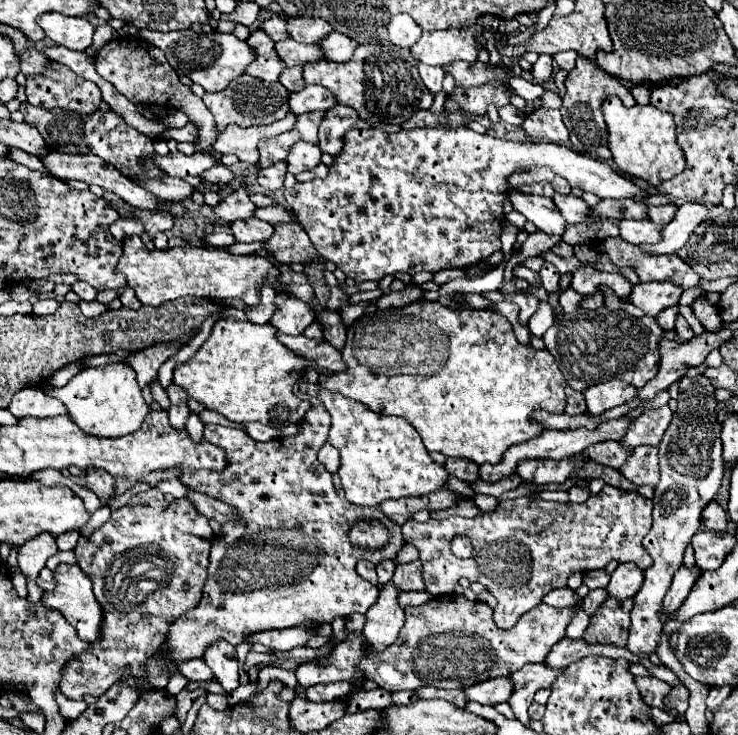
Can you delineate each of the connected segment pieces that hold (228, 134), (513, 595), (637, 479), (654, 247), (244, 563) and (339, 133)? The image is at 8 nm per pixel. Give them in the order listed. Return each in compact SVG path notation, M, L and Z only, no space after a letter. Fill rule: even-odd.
M289 112L283 120L277 120L267 126L251 126L251 128L239 128L239 126L229 126L225 132L219 134L215 140L213 148L219 154L235 154L241 162L247 164L257 164L259 162L259 142L275 138L283 132L293 130L297 124L297 114Z
M605 486L597 496L591 496L581 504L545 502L539 496L525 496L525 498L513 498L513 500L501 500L501 504L493 512L485 512L479 518L451 516L445 520L431 518L427 522L409 520L403 526L403 538L407 544L413 544L419 550L419 560L423 562L425 590L431 596L451 594L461 576L469 578L471 582L481 582L499 602L497 608L493 610L493 618L497 626L511 628L515 620L521 614L529 612L531 608L535 608L545 594L549 594L555 588L565 588L567 578L573 572L599 570L599 568L605 568L611 560L617 560L619 564L633 562L641 570L647 570L653 564L653 560L643 550L641 540L651 530L651 510L653 510L653 502L641 498L637 492L623 492L619 488ZM455 534L465 534L471 538L475 550L469 560L457 560L451 554L449 544Z
M637 446L633 456L619 468L619 472L635 486L657 486L659 460L655 446Z
M685 202L677 210L675 218L661 230L661 242L657 244L643 244L641 250L647 254L677 254L681 250L691 232L699 222L707 218L707 208L695 202Z
M319 404L307 412L305 420L301 422L301 432L291 438L257 442L239 428L225 428L215 424L205 426L203 438L225 448L229 466L221 474L195 472L193 476L181 476L181 482L197 492L203 492L211 498L217 498L237 508L241 520L239 524L225 524L223 532L217 534L217 540L209 556L209 580L203 588L201 602L189 612L181 614L169 626L165 638L167 652L157 652L147 660L145 676L141 680L145 680L151 686L151 690L161 690L169 682L169 674L163 670L165 660L179 666L187 660L203 658L205 650L217 640L227 640L229 644L239 646L255 632L291 628L303 624L305 620L333 622L333 618L337 616L349 616L353 612L365 614L377 602L381 588L363 580L355 572L355 564L359 558L365 558L363 552L379 550L363 550L359 546L353 546L349 530L353 528L355 520L379 520L381 510L349 504L347 500L337 498L331 474L317 462L317 450L327 440L329 424L329 412ZM271 536L285 536L285 546L271 544Z
M339 104L337 108L331 108L325 114L325 122L321 122L321 128L319 128L319 148L325 154L339 156L339 152L343 150L345 132L353 128L371 128L371 124L361 120L357 112L349 106Z

